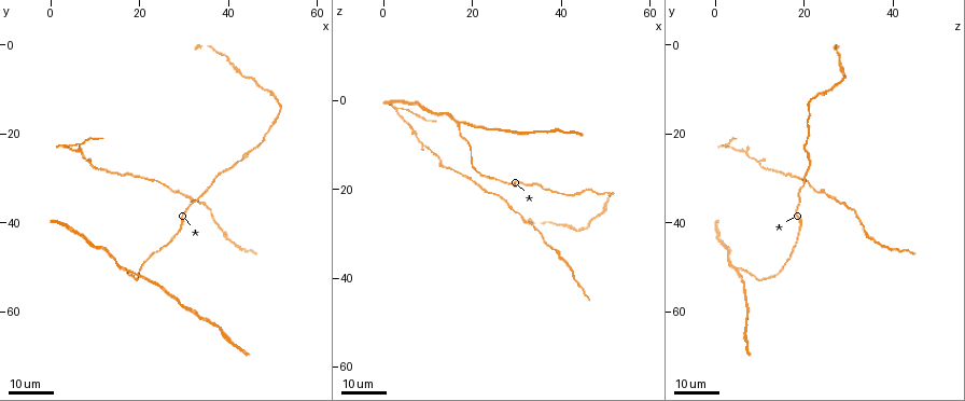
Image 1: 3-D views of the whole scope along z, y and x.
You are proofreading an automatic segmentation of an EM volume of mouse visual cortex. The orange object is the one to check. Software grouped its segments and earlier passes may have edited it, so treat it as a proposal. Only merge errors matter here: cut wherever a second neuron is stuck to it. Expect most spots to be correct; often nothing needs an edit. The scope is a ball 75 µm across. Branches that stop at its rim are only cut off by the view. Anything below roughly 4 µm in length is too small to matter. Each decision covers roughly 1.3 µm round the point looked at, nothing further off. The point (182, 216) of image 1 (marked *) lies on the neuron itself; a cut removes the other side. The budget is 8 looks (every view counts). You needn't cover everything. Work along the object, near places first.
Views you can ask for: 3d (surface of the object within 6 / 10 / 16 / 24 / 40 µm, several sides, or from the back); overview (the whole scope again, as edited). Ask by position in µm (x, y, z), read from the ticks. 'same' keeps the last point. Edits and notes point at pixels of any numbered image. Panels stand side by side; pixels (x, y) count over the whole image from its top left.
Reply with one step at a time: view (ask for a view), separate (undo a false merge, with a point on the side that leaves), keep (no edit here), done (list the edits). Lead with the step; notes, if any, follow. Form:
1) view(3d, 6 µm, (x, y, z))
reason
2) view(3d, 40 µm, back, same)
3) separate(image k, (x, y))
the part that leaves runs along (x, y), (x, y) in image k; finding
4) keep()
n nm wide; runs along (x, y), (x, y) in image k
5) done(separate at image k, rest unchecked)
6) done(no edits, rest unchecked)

view(3d, 24 µm, (17.0, 51.0, 5.0))
a fork

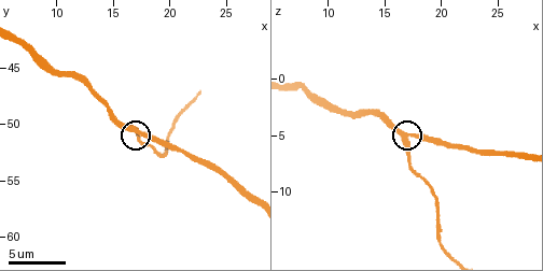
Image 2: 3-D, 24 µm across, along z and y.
view(3d, 10 µm, (17.0, 50.6, 5.0))
closer look

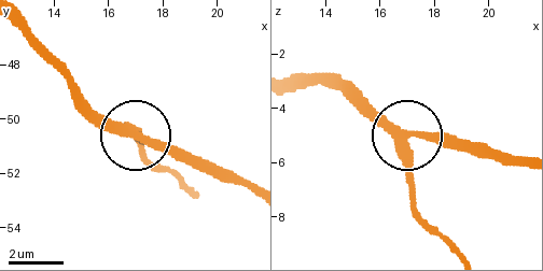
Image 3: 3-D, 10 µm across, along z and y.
keep()
side arm 22 µm; runs along (453, 250), (416, 208), (408, 145), (350, 85) in image 3; continuous, no second neuron

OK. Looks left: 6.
view(3d, 16 µm, (7.0, 25.0, 7.0))
three-way junction

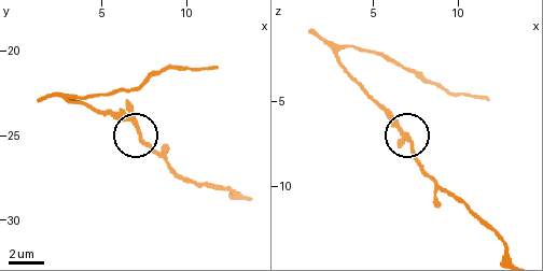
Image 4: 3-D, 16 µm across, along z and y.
view(3d, 6 µm, (7.2, 24.5, 7.2))
zoom in

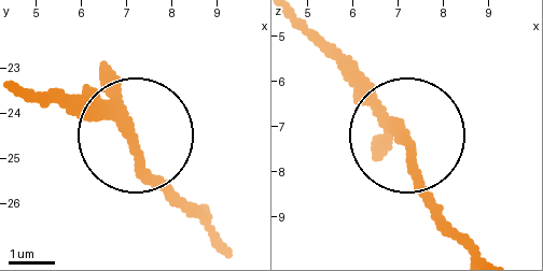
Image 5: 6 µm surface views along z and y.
view(3d, 6 µm, back, (7.05, 24.45, 7.15))
other side

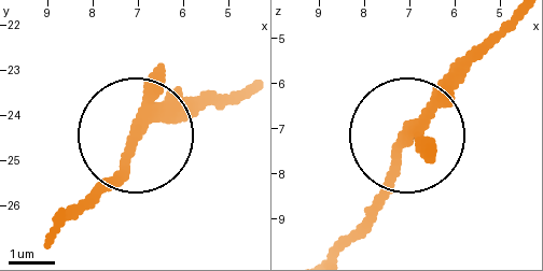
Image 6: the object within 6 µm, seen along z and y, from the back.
keep()
3 arms; runs along (332, 252), (386, 182), (402, 136), (502, 36) in image 6; one neuron here

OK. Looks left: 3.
view(3d, 16 µm, (47.0, 9.5, 27.0))
sudden change in width

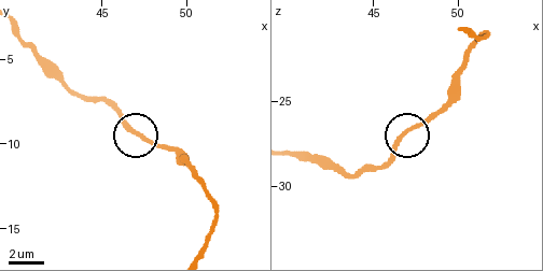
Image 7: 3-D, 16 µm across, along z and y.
view(3d, 10 µm, (46.9, 9.4, 26.8))

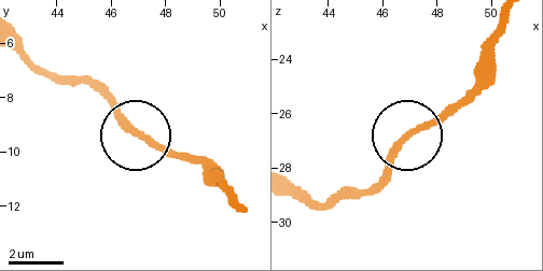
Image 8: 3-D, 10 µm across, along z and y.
keep()
runs along (236, 204), (204, 165), (141, 139), (87, 76) in image 8; continuous, no second neuron

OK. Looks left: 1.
done(no edits, rest unchecked)

